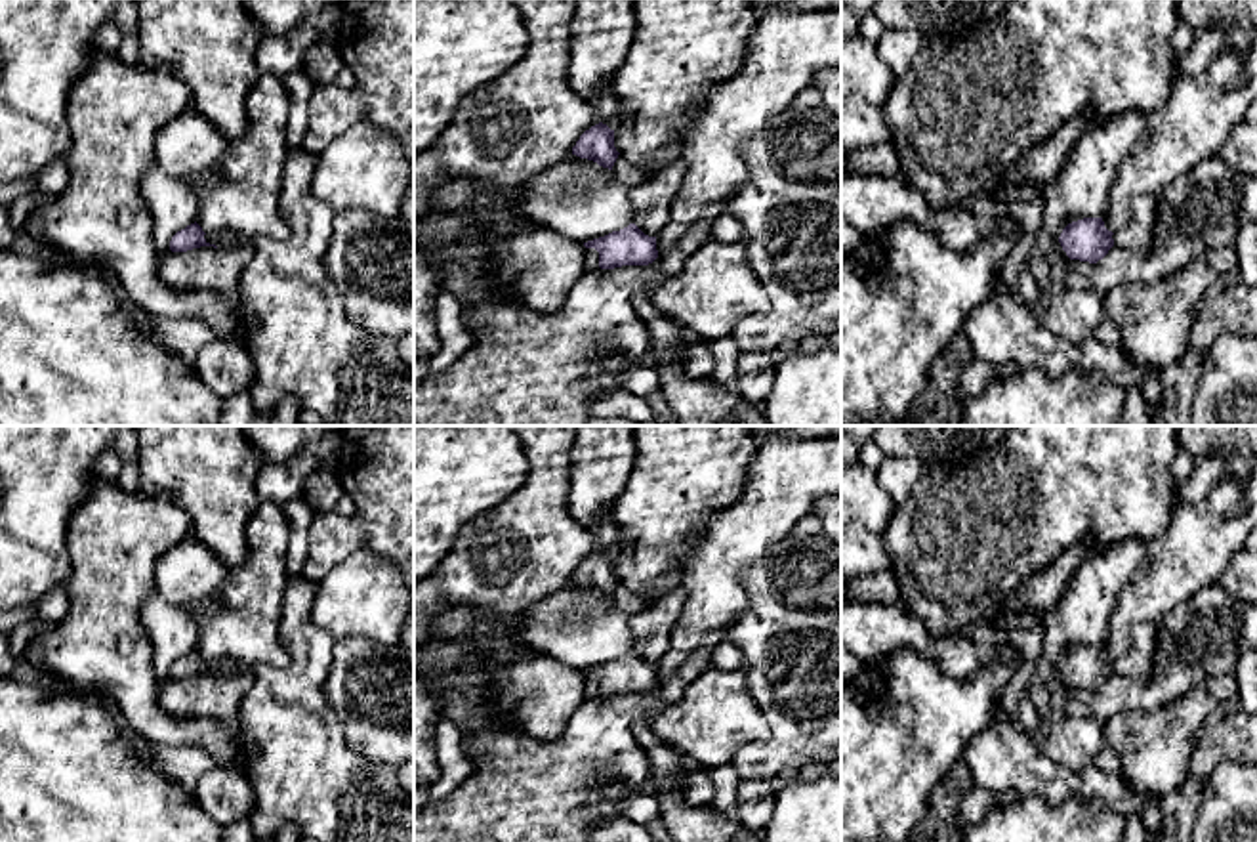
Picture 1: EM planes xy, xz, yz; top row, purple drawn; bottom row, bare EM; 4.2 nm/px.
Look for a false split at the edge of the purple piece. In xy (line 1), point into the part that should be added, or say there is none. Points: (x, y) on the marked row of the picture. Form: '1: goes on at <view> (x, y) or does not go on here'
1: goes on at xy (226, 239)

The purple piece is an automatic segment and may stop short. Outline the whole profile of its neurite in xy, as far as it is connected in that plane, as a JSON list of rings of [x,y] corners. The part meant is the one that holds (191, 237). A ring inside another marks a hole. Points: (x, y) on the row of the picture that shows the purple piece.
[[[195,221],[172,237],[170,250],[187,252],[200,246],[231,248],[240,242],[242,239],[238,239],[233,231],[204,233],[202,227]]]

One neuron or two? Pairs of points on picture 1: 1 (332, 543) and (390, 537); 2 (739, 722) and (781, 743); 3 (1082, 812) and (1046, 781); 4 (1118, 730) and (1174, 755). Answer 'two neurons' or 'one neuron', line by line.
1: one neuron
2: two neurons
3: two neurons
4: one neuron

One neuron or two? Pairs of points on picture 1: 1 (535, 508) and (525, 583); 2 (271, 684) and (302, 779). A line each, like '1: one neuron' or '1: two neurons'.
1: one neuron
2: one neuron

